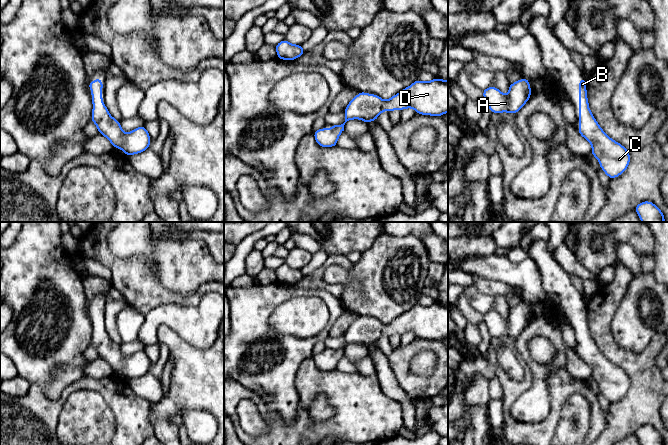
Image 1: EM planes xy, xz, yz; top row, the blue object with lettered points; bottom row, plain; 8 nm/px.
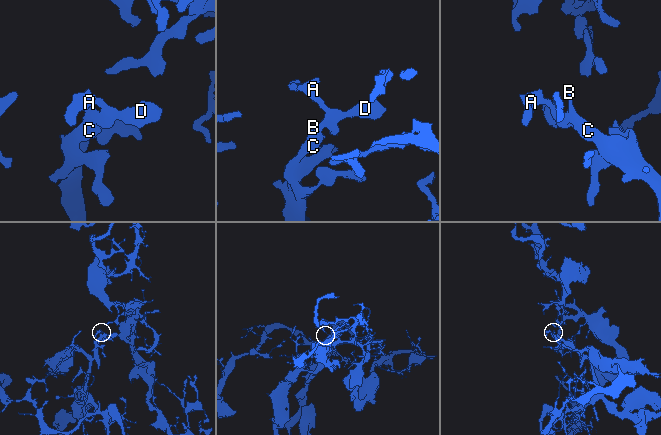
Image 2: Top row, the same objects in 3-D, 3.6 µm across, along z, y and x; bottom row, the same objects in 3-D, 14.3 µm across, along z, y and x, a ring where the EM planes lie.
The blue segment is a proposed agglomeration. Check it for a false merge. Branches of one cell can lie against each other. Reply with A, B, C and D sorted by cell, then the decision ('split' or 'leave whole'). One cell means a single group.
groups A B C D; leave whole

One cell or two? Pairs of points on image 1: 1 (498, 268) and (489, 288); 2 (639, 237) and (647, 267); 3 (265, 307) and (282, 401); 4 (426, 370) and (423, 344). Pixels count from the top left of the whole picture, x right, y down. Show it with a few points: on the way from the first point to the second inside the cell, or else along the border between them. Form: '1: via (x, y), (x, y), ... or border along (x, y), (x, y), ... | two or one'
1: border along (471, 274), (516, 286) | two
2: border along (652, 253), (639, 256) | two
3: via (249, 336), (235, 369), (239, 377), (255, 377) | one
4: border along (436, 354), (419, 351), (409, 369) | two

